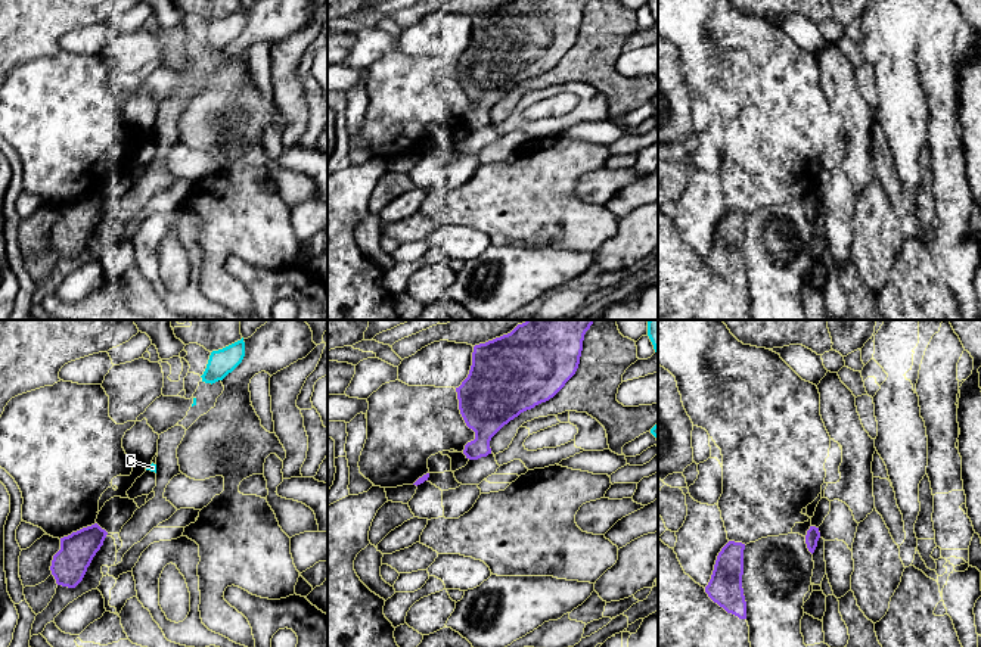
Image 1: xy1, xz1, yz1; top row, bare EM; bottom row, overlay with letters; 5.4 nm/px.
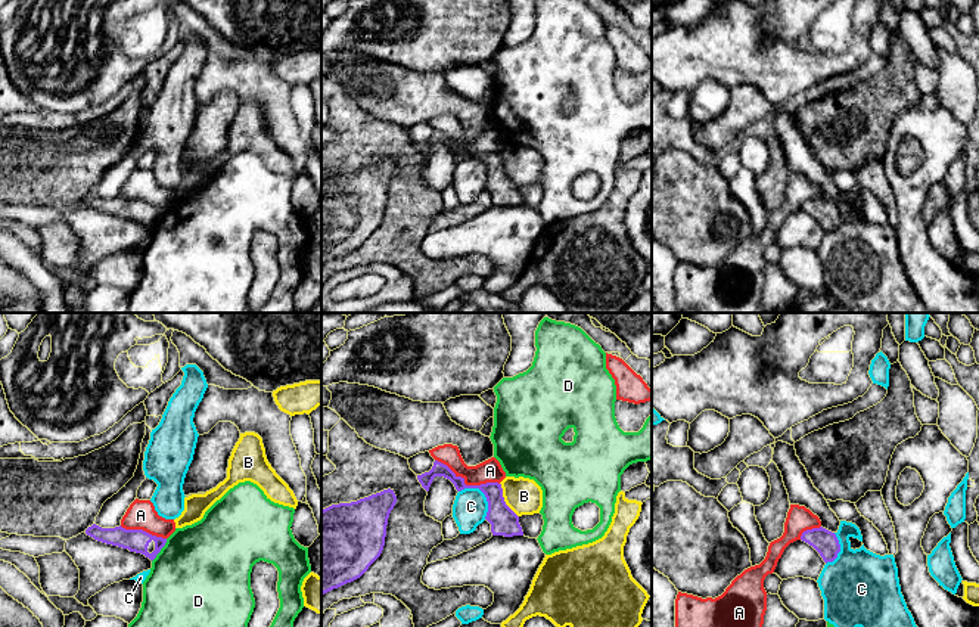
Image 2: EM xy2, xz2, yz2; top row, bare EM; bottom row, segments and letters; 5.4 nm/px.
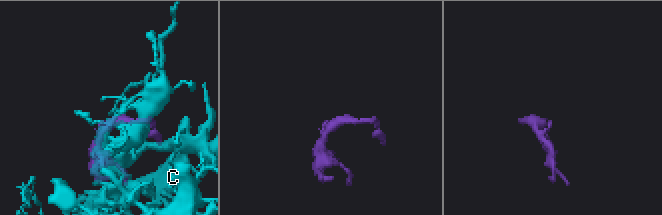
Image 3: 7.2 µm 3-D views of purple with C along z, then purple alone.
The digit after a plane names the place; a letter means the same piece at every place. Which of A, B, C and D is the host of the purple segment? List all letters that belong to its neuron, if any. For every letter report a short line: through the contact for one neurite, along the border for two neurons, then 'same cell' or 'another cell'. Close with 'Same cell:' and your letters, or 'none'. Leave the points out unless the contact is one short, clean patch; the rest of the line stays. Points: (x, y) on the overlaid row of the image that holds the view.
A: line xz2 (435, 459), (446, 463), (466, 484), (499, 484); another cell
B: line xz2 (500, 483), (504, 503), (518, 517); another cell
C: another cell
D: another cell
Same cell: none

